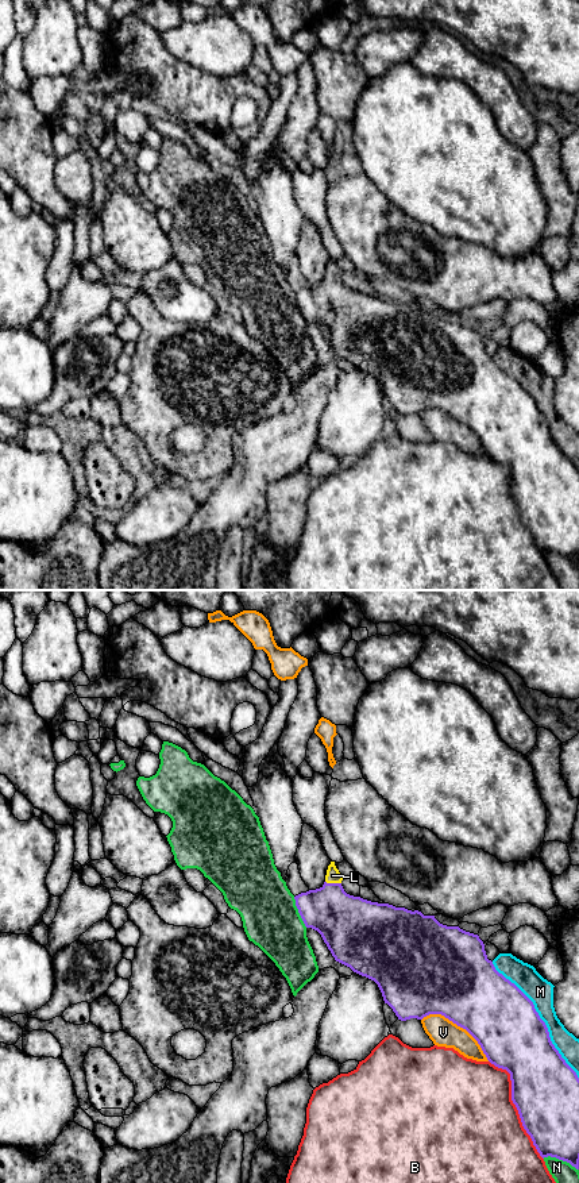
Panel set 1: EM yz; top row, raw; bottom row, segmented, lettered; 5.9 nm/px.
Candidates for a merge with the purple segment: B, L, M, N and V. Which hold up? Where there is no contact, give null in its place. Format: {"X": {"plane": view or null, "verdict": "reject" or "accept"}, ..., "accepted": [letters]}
{"B": {"plane": "yz", "verdict": "reject"}, "L": {"plane": "yz", "verdict": "accept"}, "M": {"plane": "yz", "verdict": "reject"}, "N": {"plane": "yz", "verdict": "reject"}, "V": {"plane": "yz", "verdict": "reject"}, "accepted": ["L"]}

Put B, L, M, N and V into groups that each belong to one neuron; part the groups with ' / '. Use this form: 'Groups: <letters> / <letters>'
Groups: B / L / M / N / V

